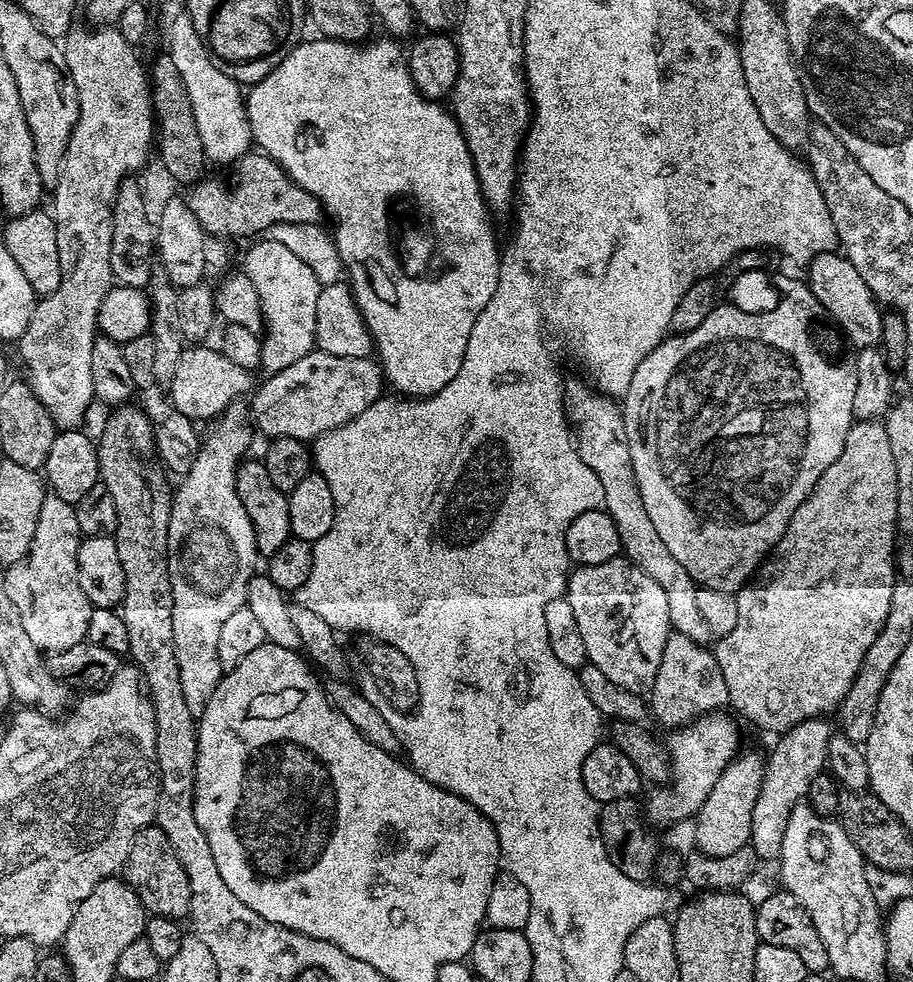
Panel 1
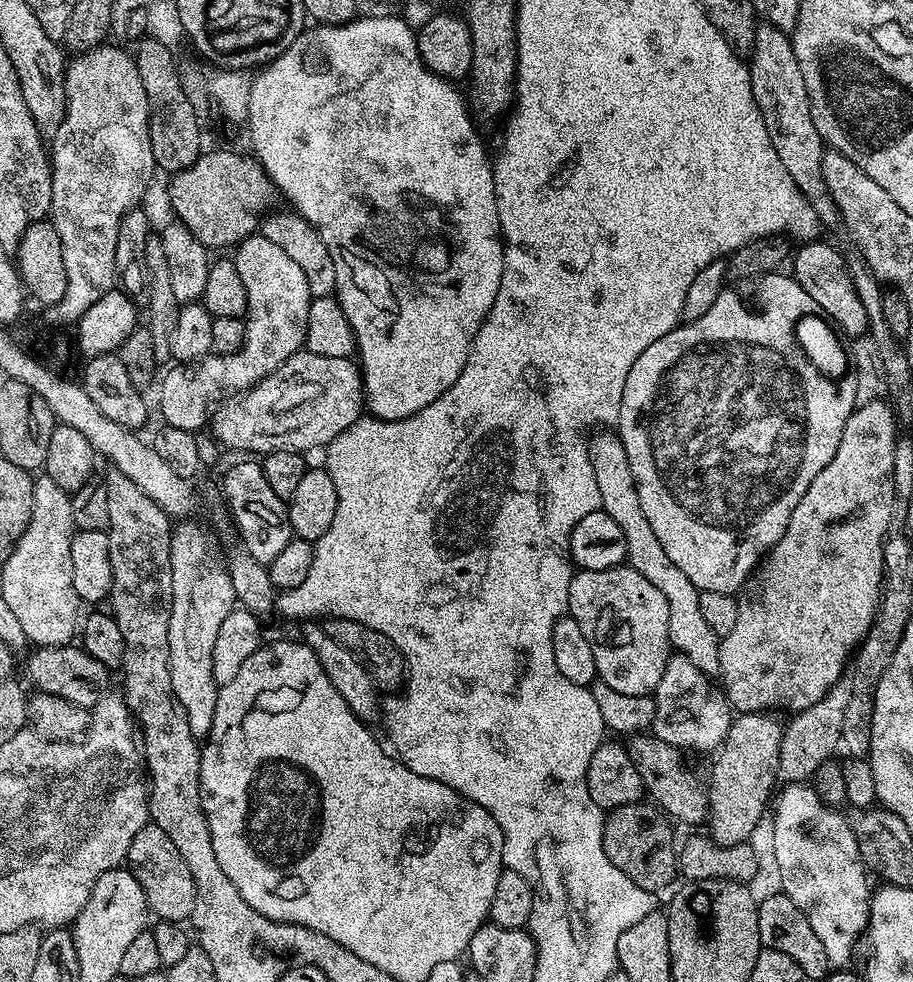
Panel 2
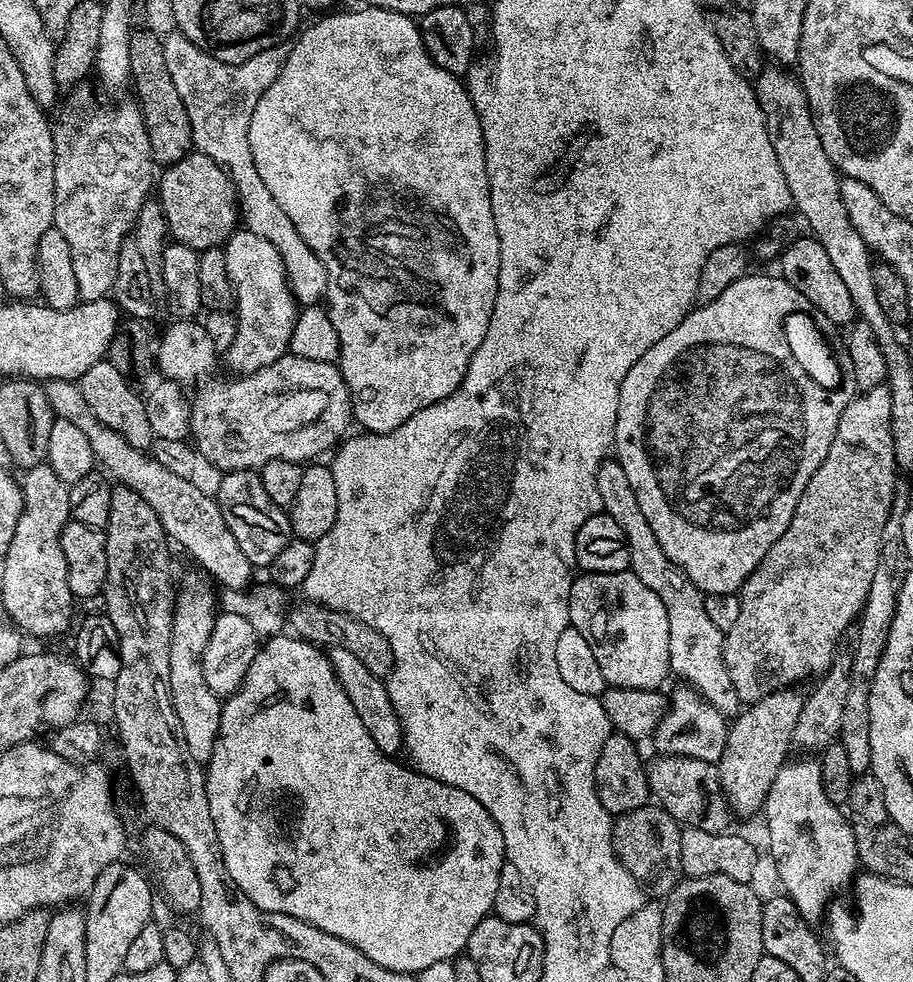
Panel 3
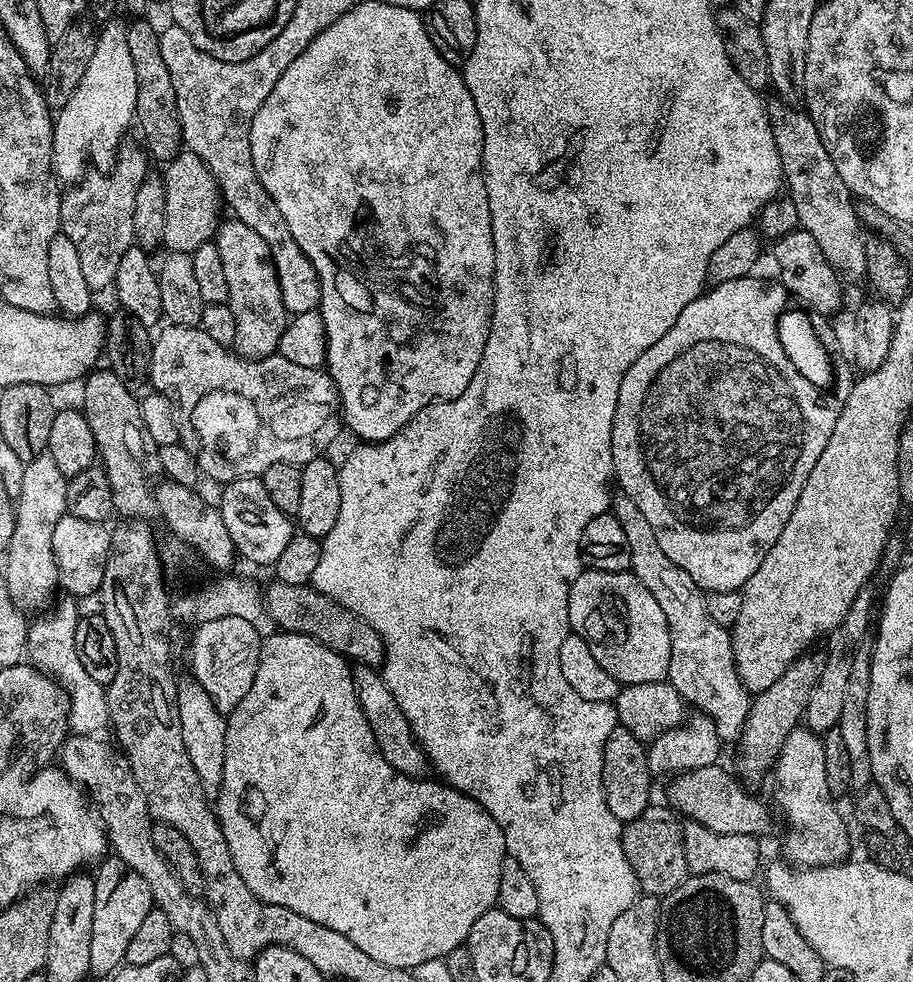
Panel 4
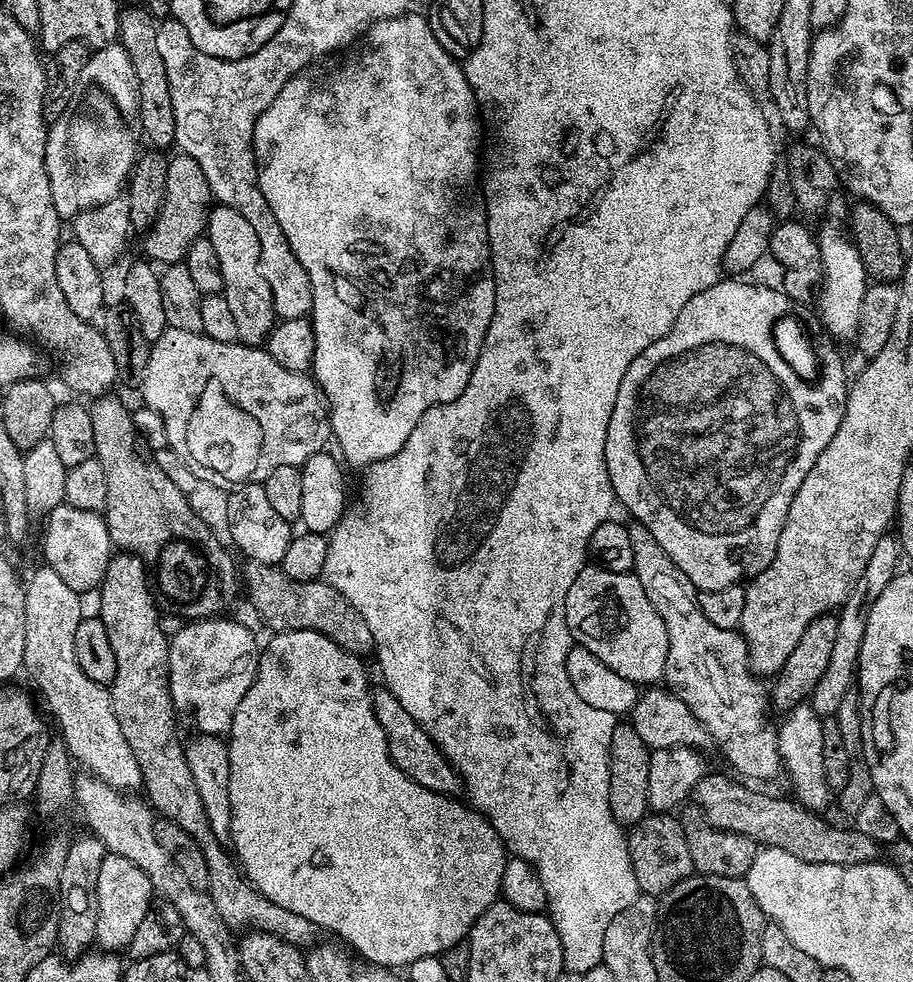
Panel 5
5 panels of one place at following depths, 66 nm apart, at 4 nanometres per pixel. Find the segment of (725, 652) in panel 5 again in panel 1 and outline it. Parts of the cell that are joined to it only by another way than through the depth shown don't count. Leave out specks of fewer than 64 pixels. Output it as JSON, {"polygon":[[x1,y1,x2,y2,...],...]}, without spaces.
{"polygon":[[572,380,569,384,567,381,562,392,564,411,572,429,576,455,579,460,586,462,586,466,590,466,590,470,594,470,594,474,598,474,598,482,602,482,603,511,608,512,610,518,614,518,614,526,618,526,623,555,634,566,650,574,650,578,654,578,654,582,658,582,658,586,662,586,662,591,666,593,664,602,670,609,672,631,707,645,713,635,702,614,698,614,696,580,690,578,690,574,686,574,686,566,682,566,682,562,678,562,678,558,674,558,674,554,666,550,654,522,650,522,650,514,646,514,646,506,642,506,642,494,638,490,634,466,630,462,630,442,626,438,626,422,621,405,613,397,589,388,580,380]]}

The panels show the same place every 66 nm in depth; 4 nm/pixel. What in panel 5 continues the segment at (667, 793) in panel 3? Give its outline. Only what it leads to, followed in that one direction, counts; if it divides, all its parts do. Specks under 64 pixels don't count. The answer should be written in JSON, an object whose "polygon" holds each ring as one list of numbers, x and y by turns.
{"polygon":[[705,774,694,793,695,803,699,804,714,826,727,832,742,834,755,840,760,846,781,848,794,854,794,858,802,858,802,862,811,864,854,866,875,864,881,859,882,846,874,842,874,838,862,834,855,826,835,828,830,821,820,817,823,815,819,811,805,808,795,798,787,800,784,796,767,796,756,789,759,787,749,786,731,775,728,776]]}

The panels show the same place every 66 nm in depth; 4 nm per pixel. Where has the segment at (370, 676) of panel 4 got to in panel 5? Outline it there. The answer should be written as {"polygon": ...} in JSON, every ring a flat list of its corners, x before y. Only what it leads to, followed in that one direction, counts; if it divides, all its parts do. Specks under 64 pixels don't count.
{"polygon":[[376,686,372,688,372,705,378,726,382,726,382,734,386,734,386,746,394,766,398,766,402,774,418,782,418,786,426,786,426,790,434,790,443,796,455,797,459,793,456,791,461,791,462,788,460,773,442,754,430,734,426,734,426,730,422,730,422,726,418,726,418,722,414,722,410,714,406,714,406,709,398,703,398,698,394,698,388,688]]}

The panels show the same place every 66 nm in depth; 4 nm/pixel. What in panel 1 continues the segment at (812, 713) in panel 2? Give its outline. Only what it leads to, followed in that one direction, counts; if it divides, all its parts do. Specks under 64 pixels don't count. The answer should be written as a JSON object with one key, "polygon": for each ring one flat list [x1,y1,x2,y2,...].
{"polygon":[[817,718,798,722,788,732,779,737,780,740,772,748,772,753,767,753,764,765,764,777,762,778,762,790,758,790,758,802,754,802,752,811,752,839,750,847,756,851,761,861,775,861,782,850,782,834,786,834,786,822,790,822,790,814,796,809,797,804,807,797,810,790,810,782,818,778,824,771,828,762,828,743,834,734,834,724,831,719]]}

